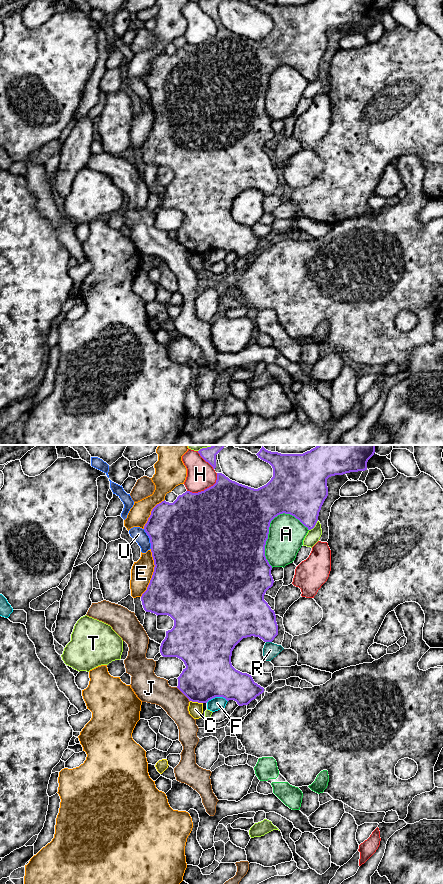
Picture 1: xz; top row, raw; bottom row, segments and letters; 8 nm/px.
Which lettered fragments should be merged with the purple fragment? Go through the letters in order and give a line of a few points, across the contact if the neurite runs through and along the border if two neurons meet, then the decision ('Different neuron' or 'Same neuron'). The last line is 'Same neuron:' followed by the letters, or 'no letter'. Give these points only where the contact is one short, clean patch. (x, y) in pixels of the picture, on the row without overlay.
A: Different neuron
C: Different neuron
E: Different neuron
F: Line: xz (227, 252), (222, 249), (213, 249), (206, 254). Different neuron
H: Different neuron
J: Different neuron
R: Line: xz (266, 193), (271, 194). Different neuron
T: Different neuron
U: Line: xz (143, 81), (149, 90), (151, 100). Different neuron
Same neuron: no letter

